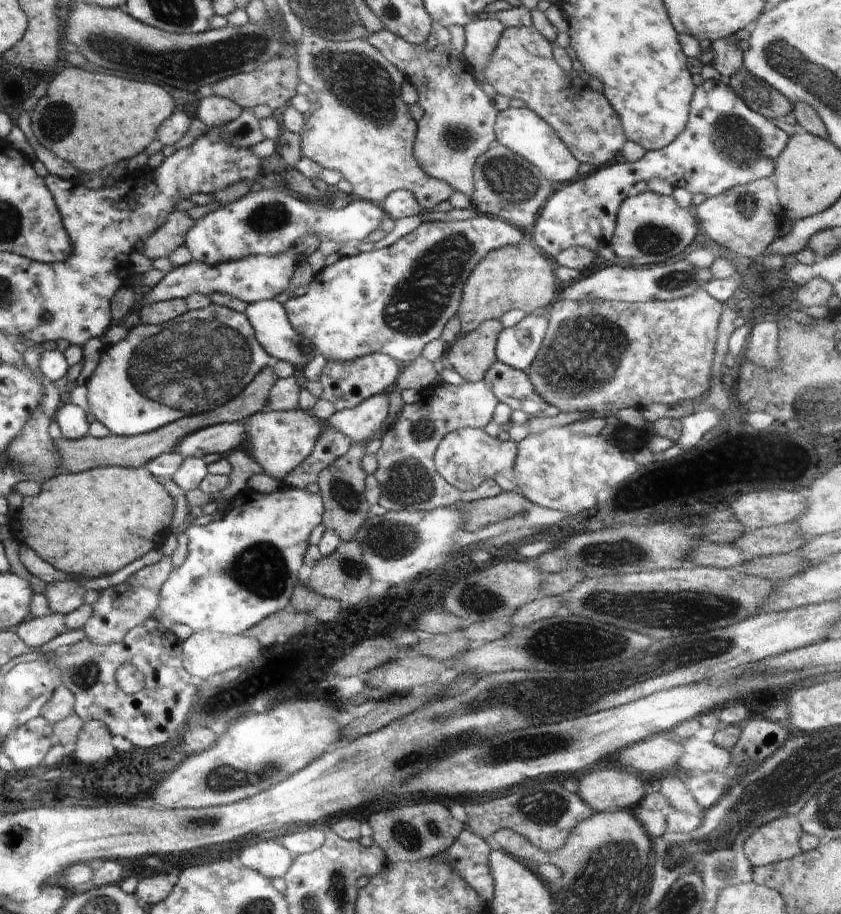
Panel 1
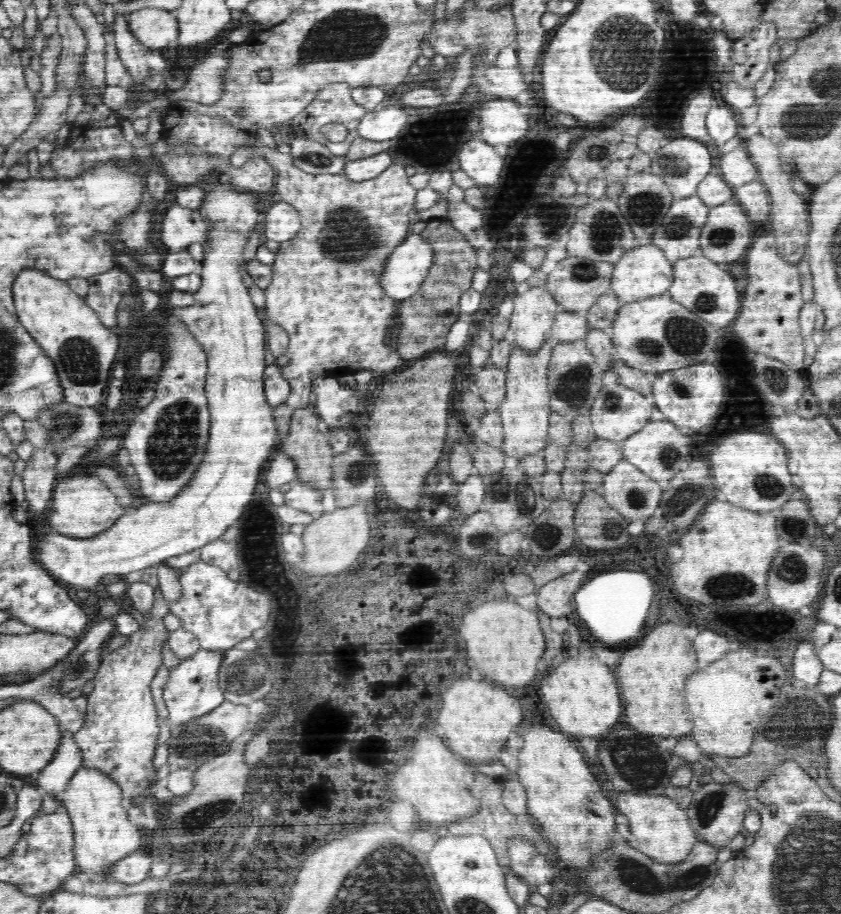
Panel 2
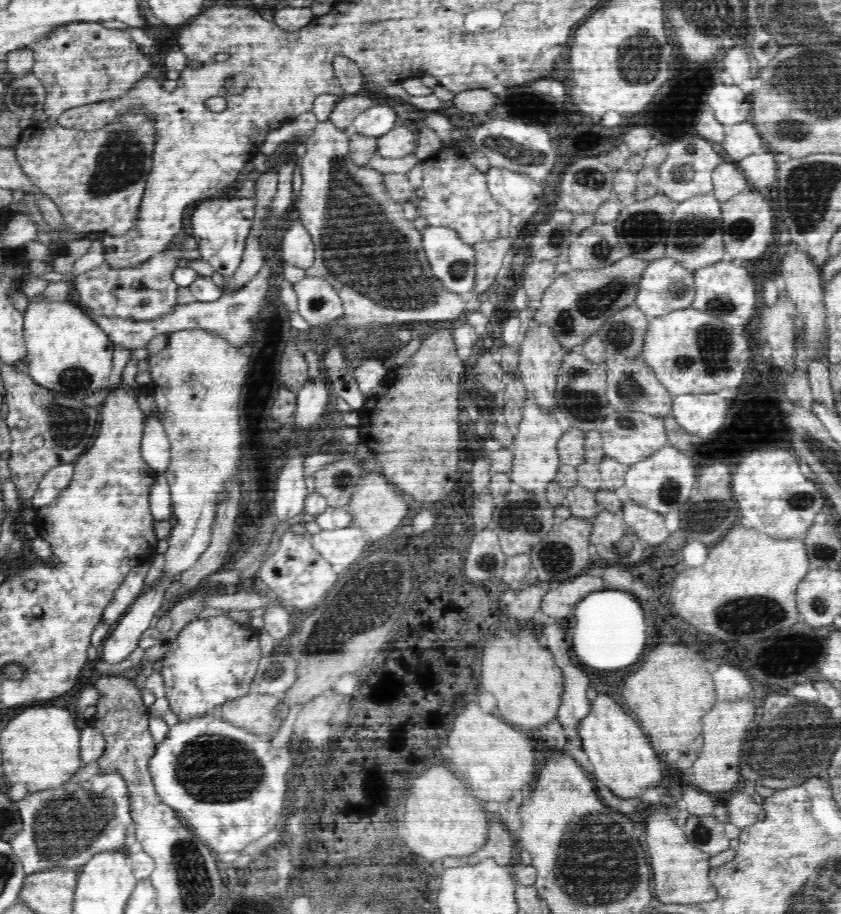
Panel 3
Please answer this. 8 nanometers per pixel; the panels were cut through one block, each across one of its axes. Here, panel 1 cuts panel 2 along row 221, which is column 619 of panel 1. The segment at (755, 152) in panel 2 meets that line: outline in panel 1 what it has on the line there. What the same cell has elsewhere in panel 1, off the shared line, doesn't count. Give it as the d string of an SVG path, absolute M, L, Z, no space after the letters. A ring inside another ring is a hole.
M628 770L588 771L579 775L578 794L594 812L633 810L649 789L644 777Z

